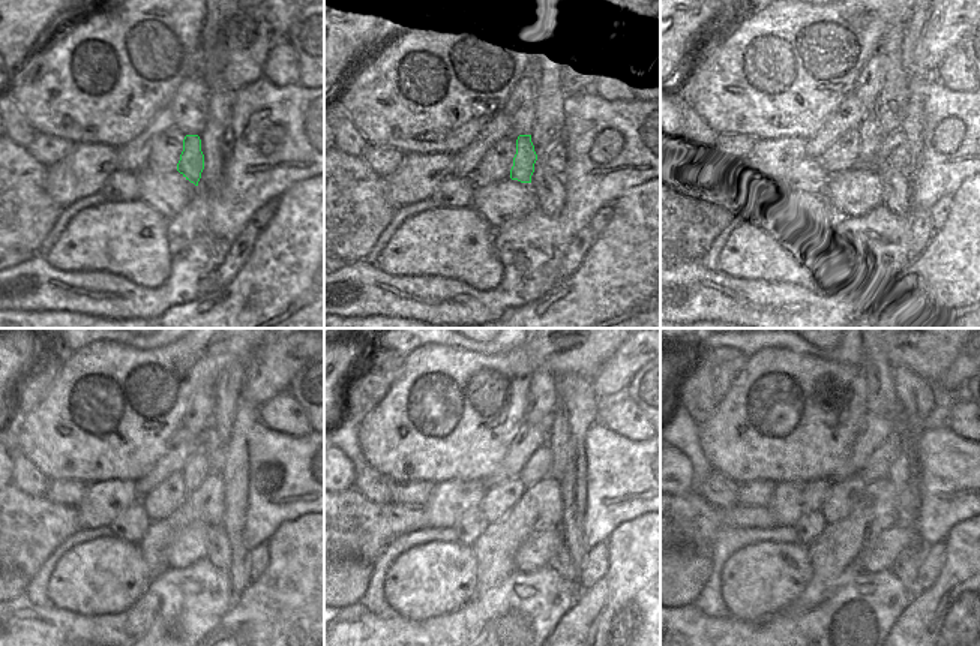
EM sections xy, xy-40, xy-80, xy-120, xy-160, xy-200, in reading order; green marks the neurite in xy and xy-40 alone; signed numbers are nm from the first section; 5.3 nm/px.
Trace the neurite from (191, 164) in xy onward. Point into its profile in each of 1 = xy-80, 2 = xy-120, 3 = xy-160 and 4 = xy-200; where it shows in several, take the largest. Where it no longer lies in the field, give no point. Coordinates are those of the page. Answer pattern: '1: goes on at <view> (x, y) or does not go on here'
1: goes on at xy-80 (868, 131)
2: goes on at xy-120 (197, 468)
3: goes on at xy-160 (538, 466)
4: goes on at xy-200 (877, 466)

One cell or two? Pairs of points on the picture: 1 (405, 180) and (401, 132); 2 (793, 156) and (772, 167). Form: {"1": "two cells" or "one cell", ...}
{"1": "two cells", "2": "one cell"}

